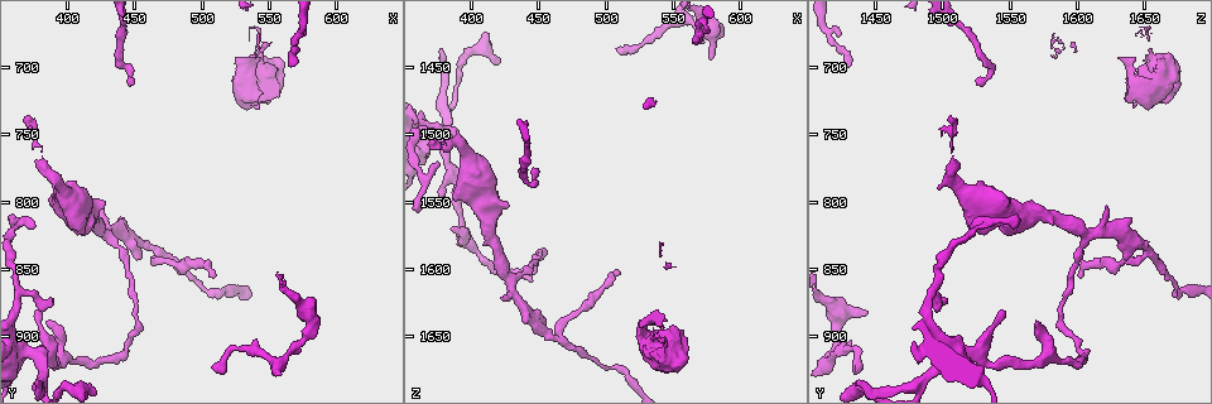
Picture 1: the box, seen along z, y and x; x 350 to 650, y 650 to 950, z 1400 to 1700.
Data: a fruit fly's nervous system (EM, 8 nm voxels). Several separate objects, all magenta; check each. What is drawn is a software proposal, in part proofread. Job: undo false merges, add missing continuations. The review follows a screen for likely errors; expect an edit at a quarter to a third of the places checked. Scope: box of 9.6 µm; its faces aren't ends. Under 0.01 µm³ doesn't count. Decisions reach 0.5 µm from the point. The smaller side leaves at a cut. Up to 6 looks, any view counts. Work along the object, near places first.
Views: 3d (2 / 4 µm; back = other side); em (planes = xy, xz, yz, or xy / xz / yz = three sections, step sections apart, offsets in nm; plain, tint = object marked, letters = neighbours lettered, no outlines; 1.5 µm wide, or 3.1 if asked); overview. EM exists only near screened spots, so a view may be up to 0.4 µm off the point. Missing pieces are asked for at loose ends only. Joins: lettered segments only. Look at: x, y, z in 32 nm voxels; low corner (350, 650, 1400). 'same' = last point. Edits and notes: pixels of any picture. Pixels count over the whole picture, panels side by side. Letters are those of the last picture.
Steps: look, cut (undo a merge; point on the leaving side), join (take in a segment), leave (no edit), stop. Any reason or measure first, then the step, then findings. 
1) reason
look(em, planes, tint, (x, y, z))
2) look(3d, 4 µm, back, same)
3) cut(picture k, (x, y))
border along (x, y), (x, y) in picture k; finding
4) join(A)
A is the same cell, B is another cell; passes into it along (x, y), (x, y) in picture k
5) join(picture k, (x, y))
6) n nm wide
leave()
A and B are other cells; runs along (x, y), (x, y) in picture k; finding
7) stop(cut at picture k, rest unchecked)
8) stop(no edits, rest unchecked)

thin end
look(em, yz, step 8, letters, (390, 872, 1502))

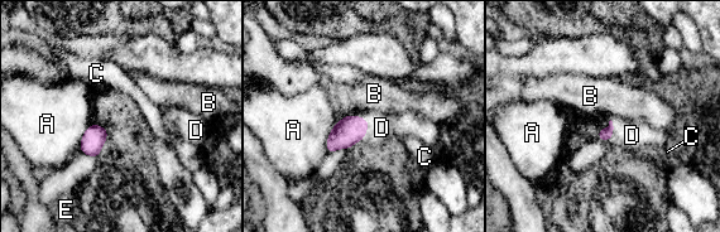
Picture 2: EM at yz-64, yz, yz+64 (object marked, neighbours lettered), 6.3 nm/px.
join(D)
D is the same cell, A, B, C and E are other cells; passes into it along (604, 134), (613, 129), (632, 135) in picture 2; the cell continues

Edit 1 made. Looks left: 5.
see it whole again
look(overview)

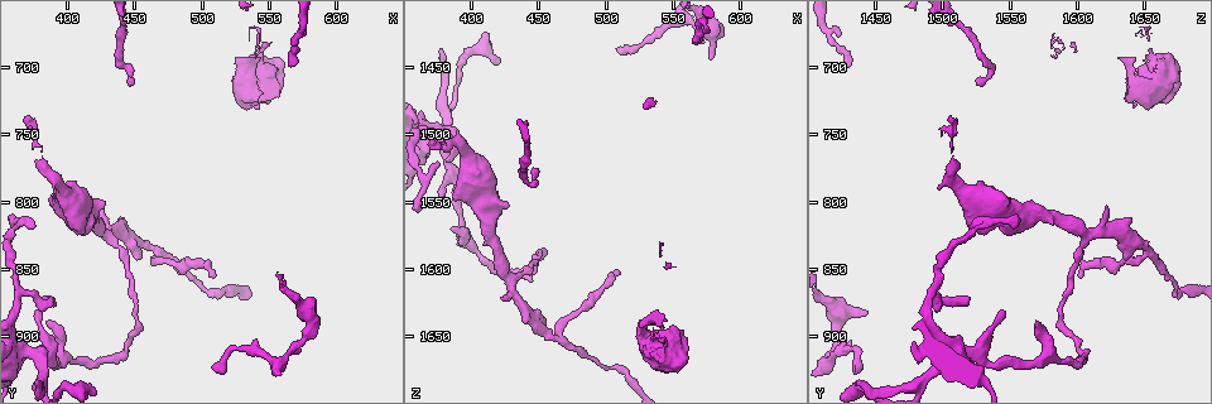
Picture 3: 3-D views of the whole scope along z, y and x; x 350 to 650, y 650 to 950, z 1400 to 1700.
look(3d, 2 µm, (508, 856, 1604))

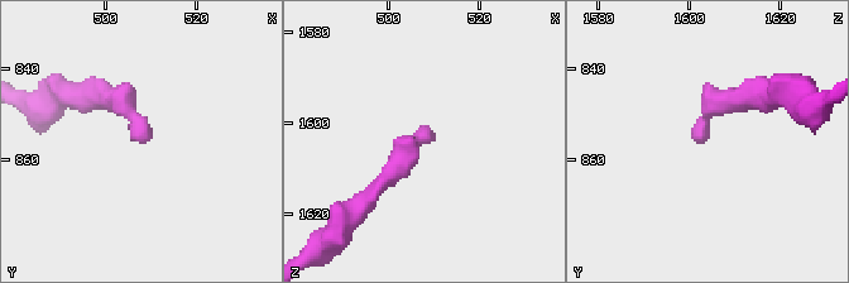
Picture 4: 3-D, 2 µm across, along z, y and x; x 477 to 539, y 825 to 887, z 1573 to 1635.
look(em, planes, plain, (508, 856, 1601))

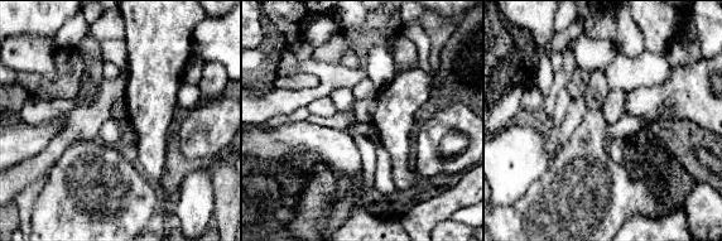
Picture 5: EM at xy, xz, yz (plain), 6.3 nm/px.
look(em, planes, letters, same)

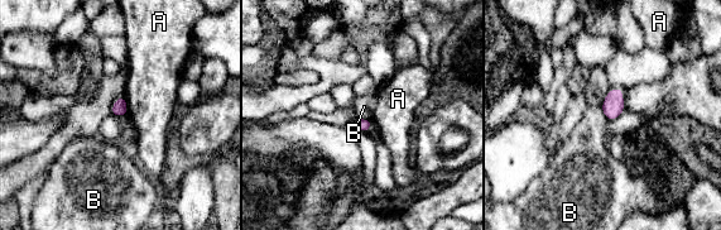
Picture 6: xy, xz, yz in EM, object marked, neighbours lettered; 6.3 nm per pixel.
A touches over 110 nm
leave()
A and B are other cells; border along (359, 116), (370, 120) in picture 6; none of them fits

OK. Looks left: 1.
stop(join at picture 2, rest unchecked)

